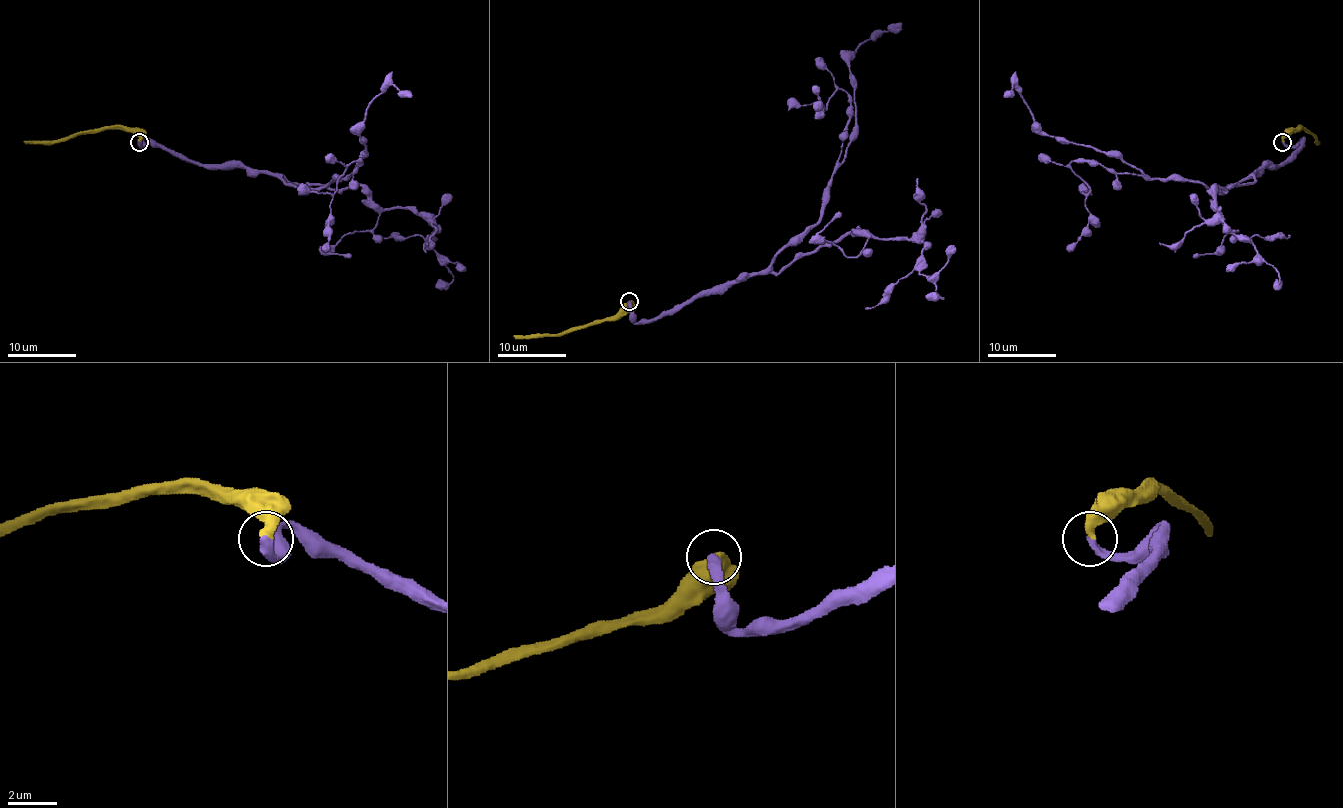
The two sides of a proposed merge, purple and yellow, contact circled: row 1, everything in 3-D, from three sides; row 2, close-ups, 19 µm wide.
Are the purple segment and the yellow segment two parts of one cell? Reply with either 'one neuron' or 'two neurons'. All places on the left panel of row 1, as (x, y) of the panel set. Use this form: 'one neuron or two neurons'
one neuron

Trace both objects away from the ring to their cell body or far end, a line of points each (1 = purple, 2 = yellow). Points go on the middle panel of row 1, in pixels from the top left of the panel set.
1: (630, 301), (635, 322), (650, 322), (759, 275), (820, 218), (856, 128), (849, 59), (902, 25)
2: (630, 301), (602, 322), (590, 322), (550, 335), (514, 337)

